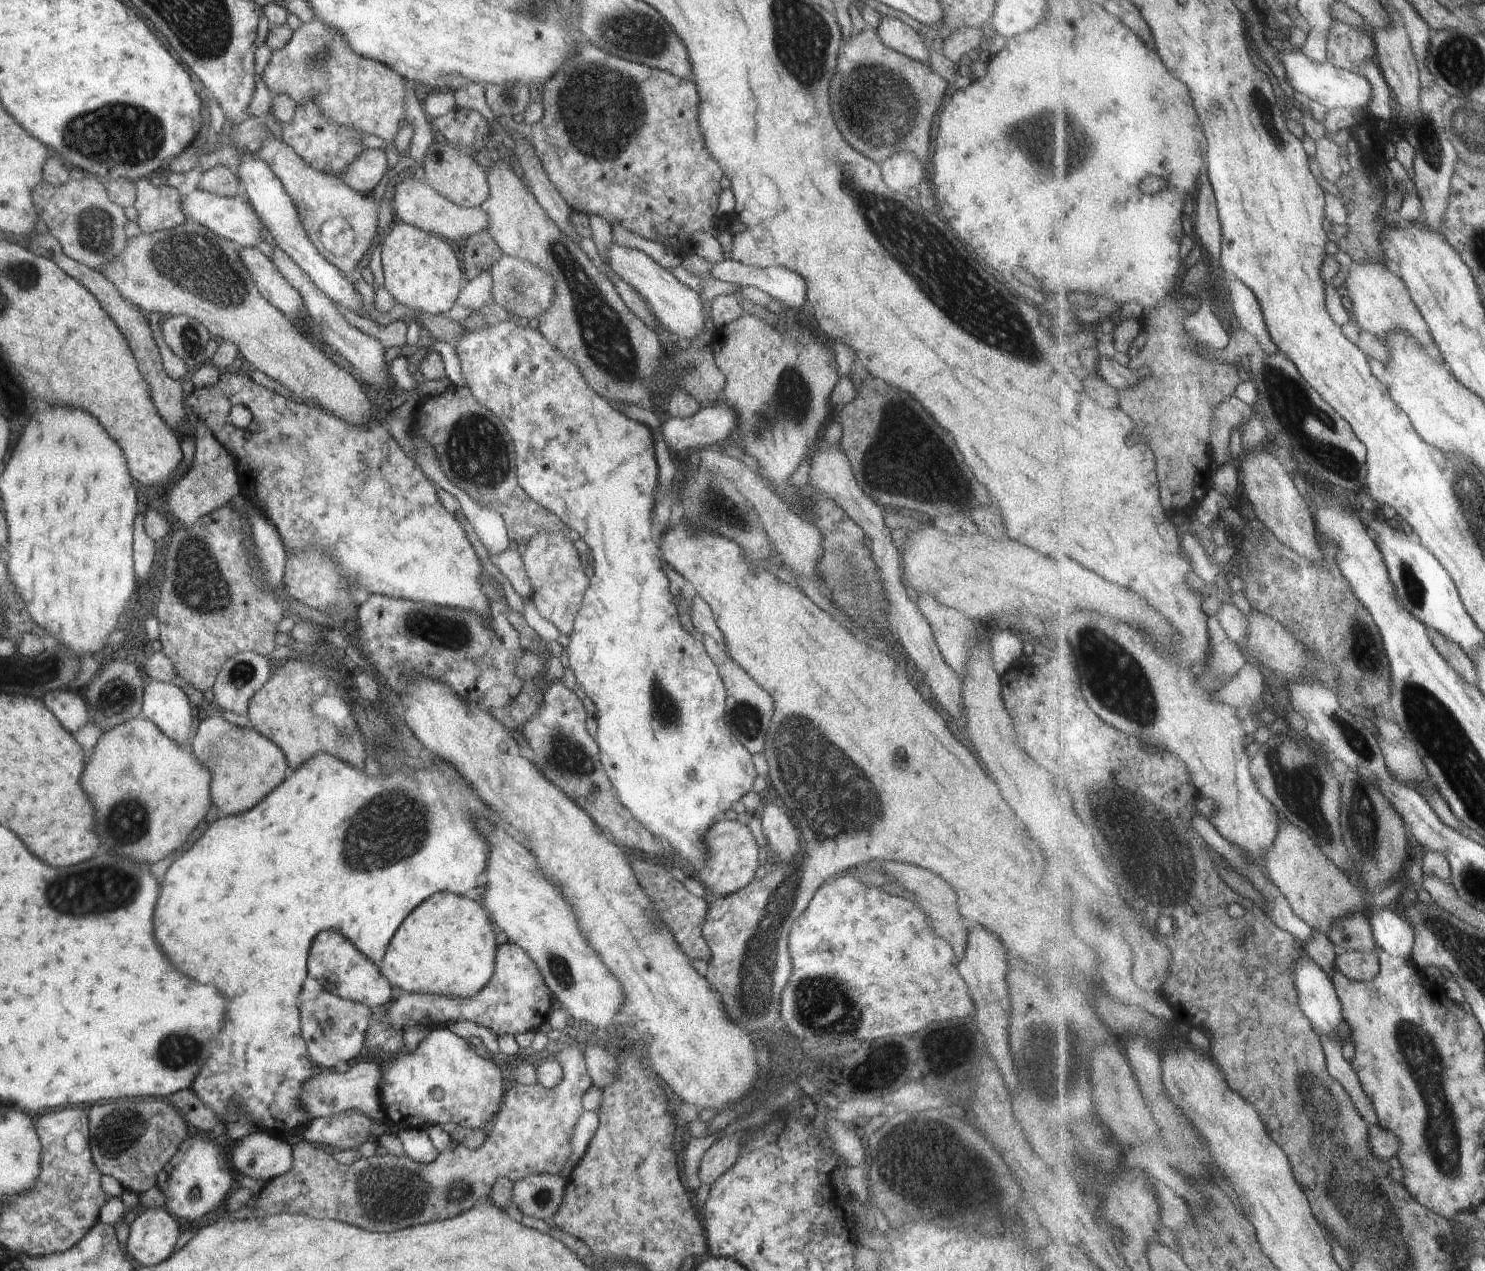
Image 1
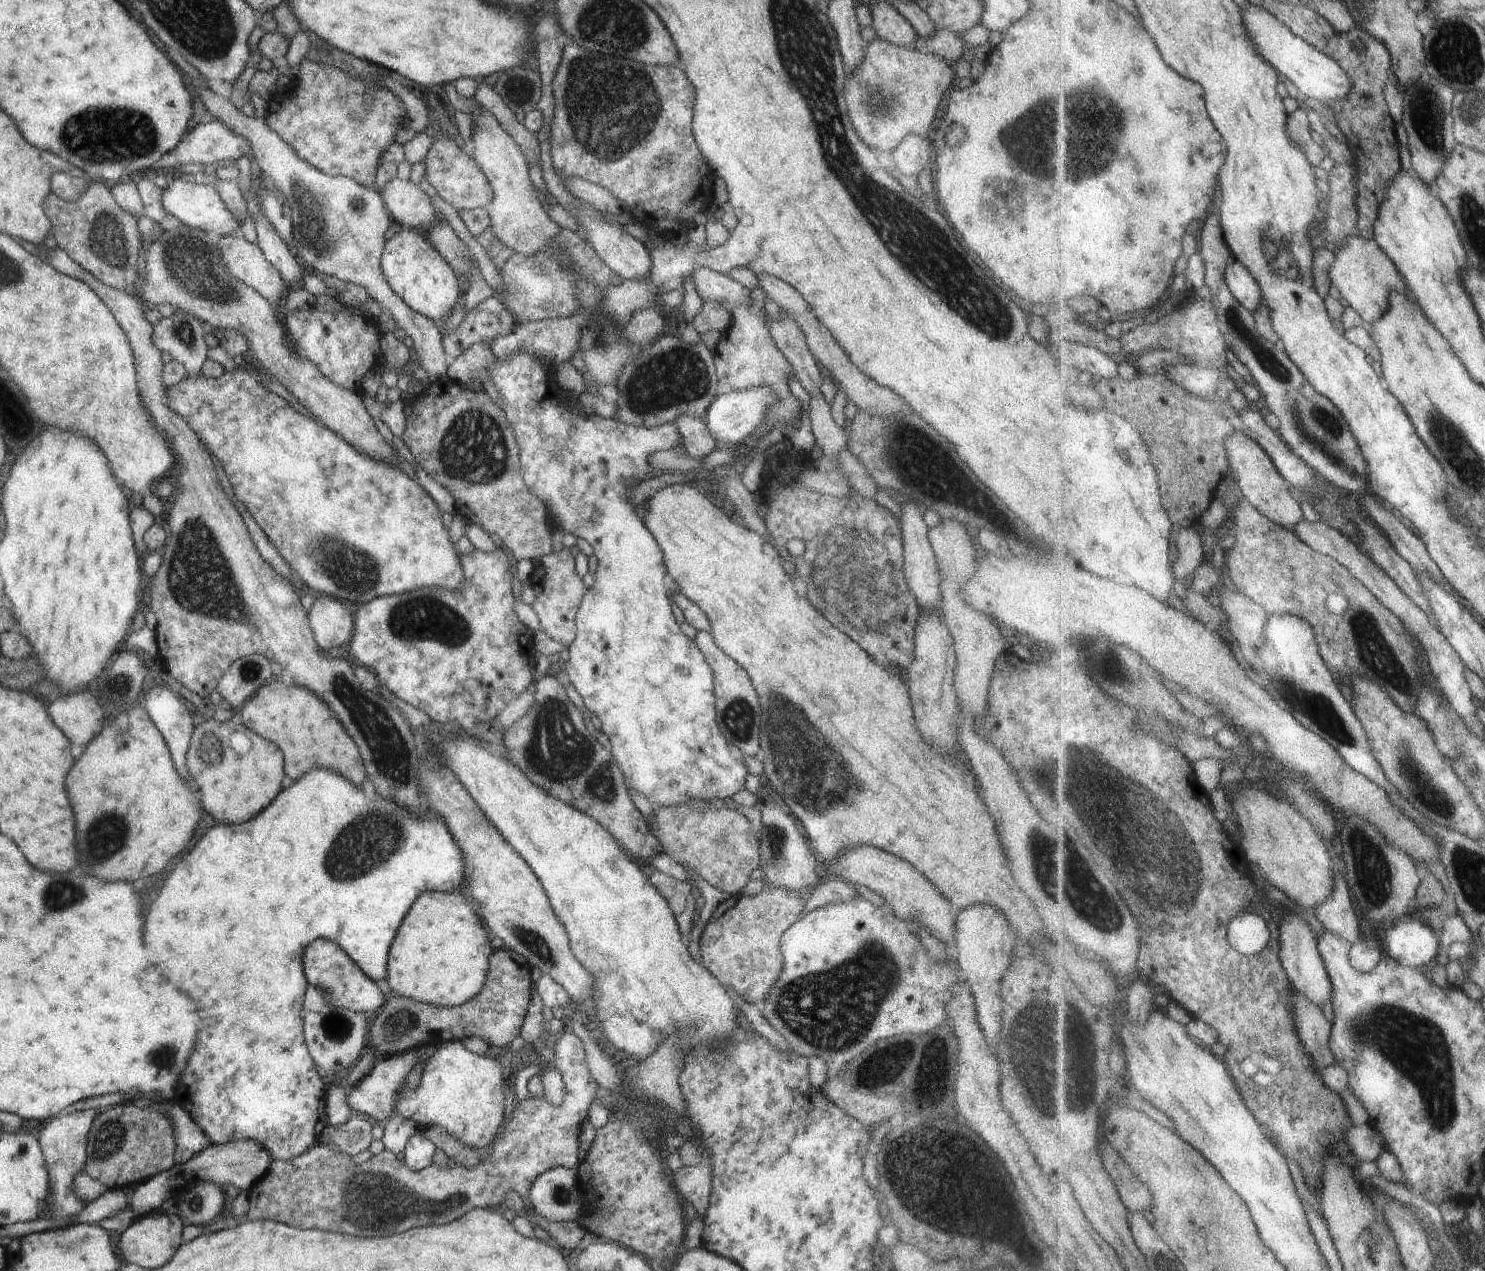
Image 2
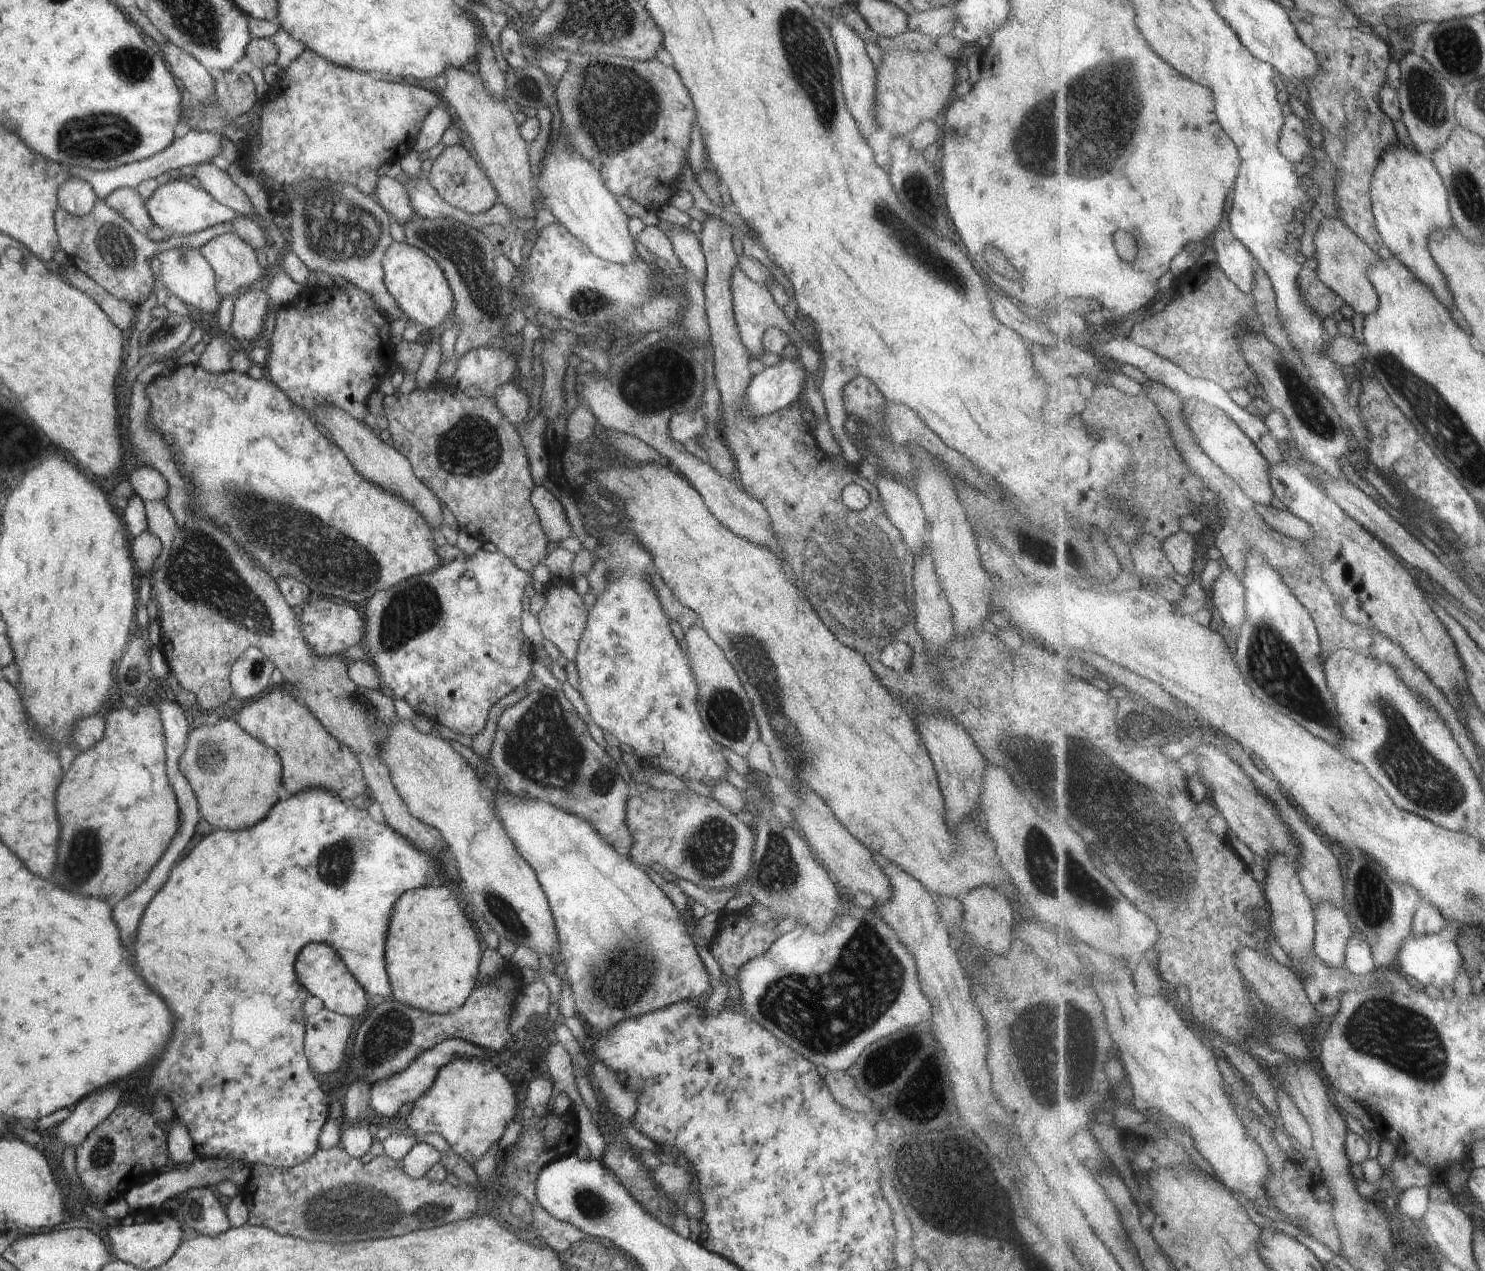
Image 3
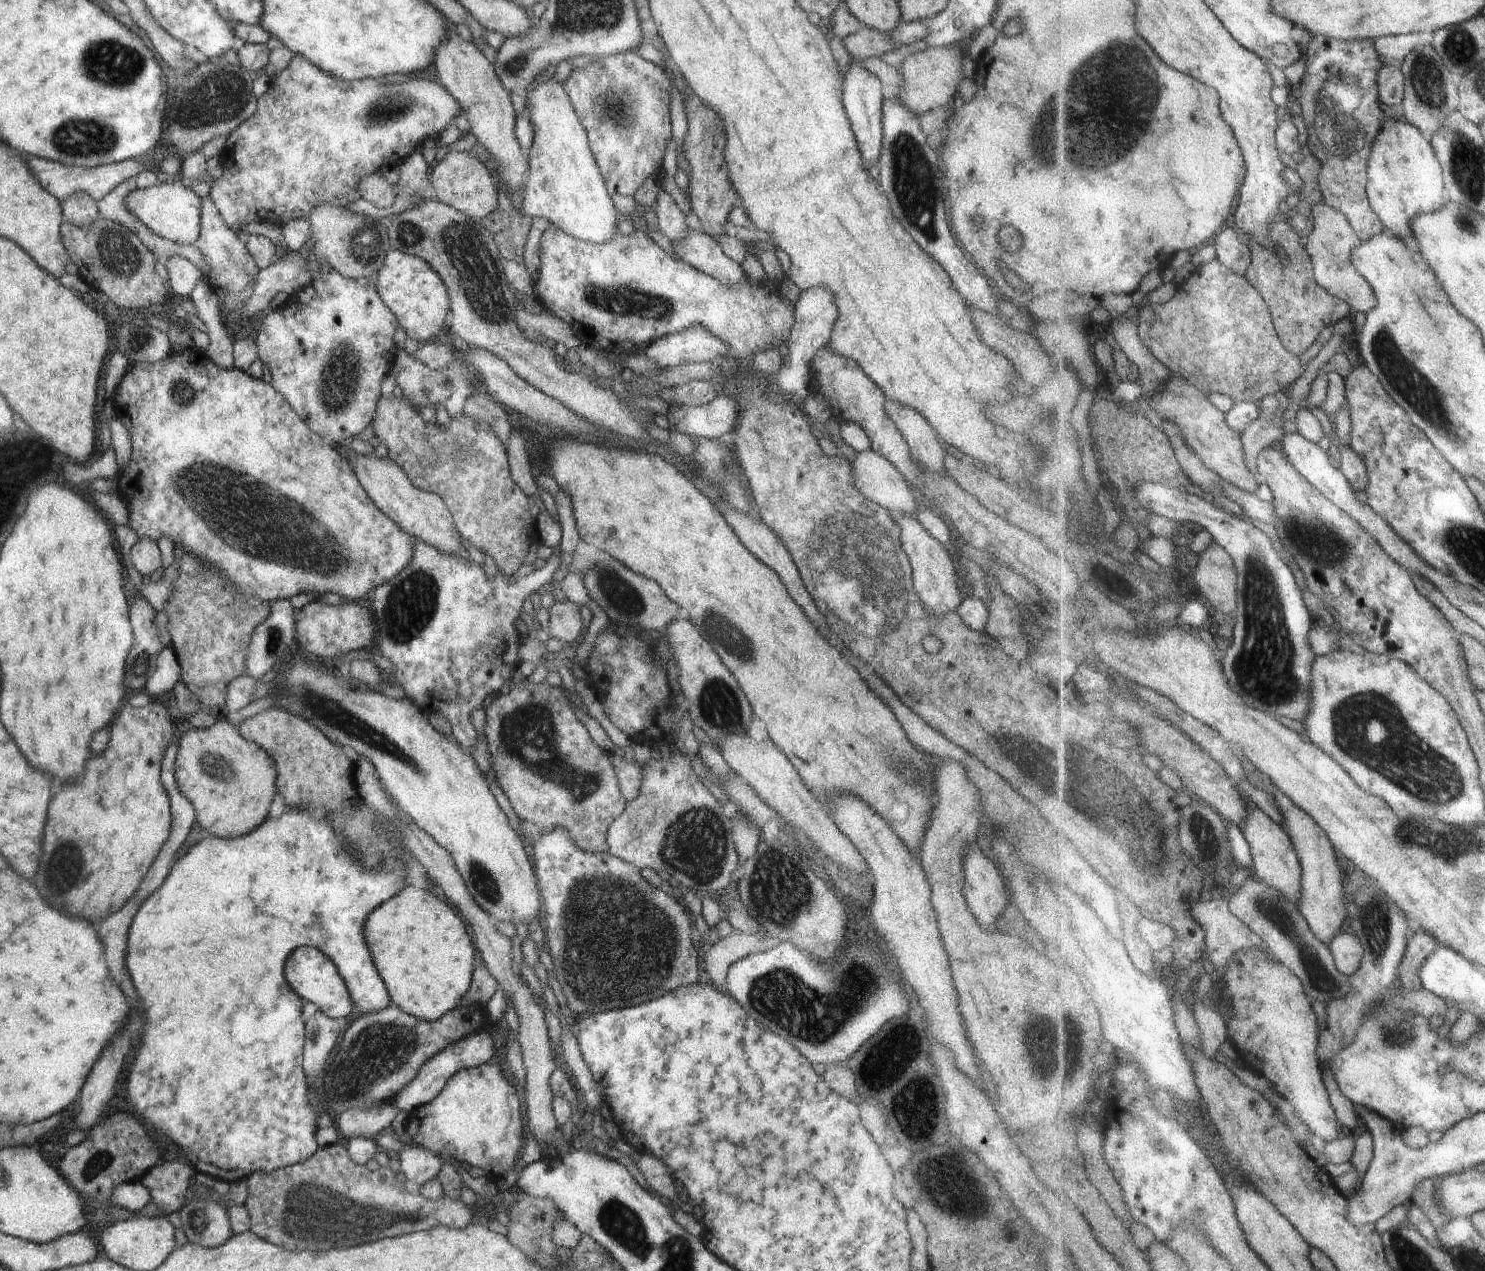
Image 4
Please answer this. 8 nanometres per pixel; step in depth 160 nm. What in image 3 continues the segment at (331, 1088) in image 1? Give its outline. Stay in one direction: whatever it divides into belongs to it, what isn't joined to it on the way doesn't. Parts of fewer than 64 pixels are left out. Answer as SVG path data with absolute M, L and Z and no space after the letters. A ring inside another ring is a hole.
M448 1039L438 1043L434 1048L418 1054L418 1057L410 1063L410 1066L405 1071L372 1084L370 1087L370 1106L372 1111L376 1111L380 1116L396 1116L402 1105L414 1104L431 1087L438 1071L443 1066L450 1064L454 1059L480 1059L482 1054L484 1054L482 1047L462 1039Z

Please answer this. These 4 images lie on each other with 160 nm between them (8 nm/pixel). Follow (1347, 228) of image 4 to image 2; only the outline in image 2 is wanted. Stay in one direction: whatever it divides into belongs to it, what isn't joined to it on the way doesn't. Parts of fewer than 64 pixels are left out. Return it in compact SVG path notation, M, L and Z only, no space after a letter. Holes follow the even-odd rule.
M1361 234L1348 237L1347 241L1338 247L1336 254L1331 270L1334 285L1361 315L1366 325L1371 326L1380 321L1389 312L1394 292L1407 295L1412 293L1398 265L1375 238L1370 240Z

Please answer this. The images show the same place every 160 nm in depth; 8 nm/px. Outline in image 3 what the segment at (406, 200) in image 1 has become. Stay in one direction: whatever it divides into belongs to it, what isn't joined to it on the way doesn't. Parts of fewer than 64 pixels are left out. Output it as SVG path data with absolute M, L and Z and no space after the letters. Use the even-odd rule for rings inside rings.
M379 177L374 198L400 224L416 217L412 210L409 196L404 185L390 177Z

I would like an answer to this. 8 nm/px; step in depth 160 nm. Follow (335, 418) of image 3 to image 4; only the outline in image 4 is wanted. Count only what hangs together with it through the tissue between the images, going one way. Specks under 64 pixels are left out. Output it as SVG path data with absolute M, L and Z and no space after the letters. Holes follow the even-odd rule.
M375 454L370 457L356 455L357 460L351 463L358 482L372 499L372 502L393 520L402 530L411 537L429 544L443 553L457 554L462 541L461 534L455 527L453 516L446 503L437 494L427 493L415 487L402 467L392 463L388 458L379 459Z

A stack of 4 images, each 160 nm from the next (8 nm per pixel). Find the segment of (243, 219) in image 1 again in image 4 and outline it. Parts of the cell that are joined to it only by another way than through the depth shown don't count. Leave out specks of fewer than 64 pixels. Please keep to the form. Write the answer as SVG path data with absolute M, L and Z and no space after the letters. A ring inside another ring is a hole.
M178 180L133 190L125 198L126 208L156 236L183 245L194 245L201 231L201 198Z

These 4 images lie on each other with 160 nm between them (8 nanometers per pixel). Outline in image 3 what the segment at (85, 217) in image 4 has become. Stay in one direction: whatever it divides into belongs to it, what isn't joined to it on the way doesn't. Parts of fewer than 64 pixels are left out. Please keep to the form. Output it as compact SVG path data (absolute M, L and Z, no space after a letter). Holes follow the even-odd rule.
M72 178L60 186L57 199L60 209L83 217L90 214L98 198L90 184L82 179Z

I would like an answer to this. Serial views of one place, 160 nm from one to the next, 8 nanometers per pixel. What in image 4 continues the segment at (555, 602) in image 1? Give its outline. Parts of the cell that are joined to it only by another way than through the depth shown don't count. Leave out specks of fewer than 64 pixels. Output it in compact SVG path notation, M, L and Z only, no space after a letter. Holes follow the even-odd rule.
M571 602L555 603L549 609L549 630L550 637L565 642L578 641L582 637L582 632L586 634L586 628L580 617L579 607Z

